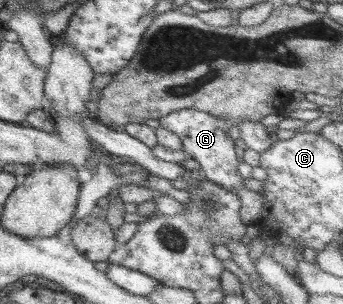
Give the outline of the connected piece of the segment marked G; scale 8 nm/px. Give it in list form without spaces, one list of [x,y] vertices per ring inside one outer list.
[[[182,109],[170,113],[162,117],[159,122],[160,127],[168,129],[170,133],[174,133],[182,141],[182,151],[186,155],[190,155],[194,161],[198,161],[200,170],[203,175],[207,176],[205,180],[214,183],[225,191],[234,192],[234,195],[240,199],[242,223],[251,225],[260,219],[264,198],[260,192],[256,193],[247,189],[245,179],[238,172],[239,157],[234,151],[234,140],[228,134],[230,127],[232,127],[231,123],[196,109]]]

